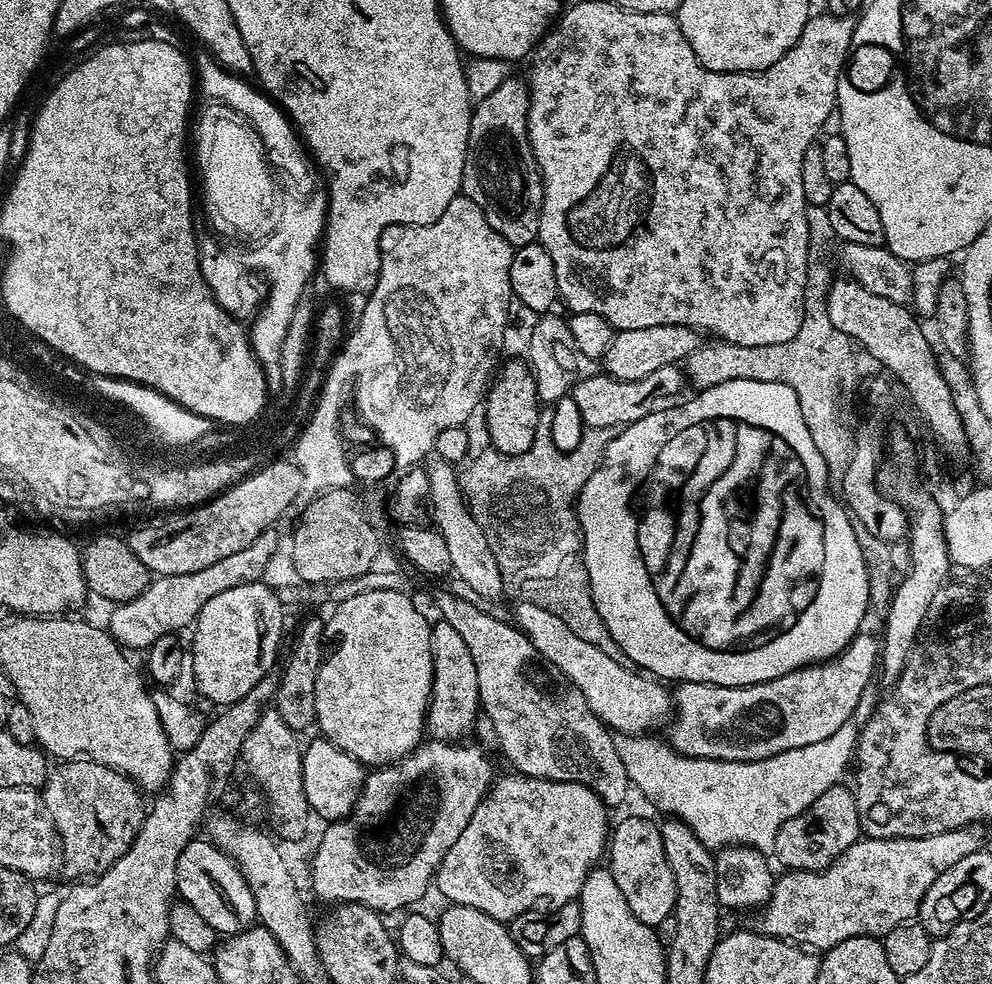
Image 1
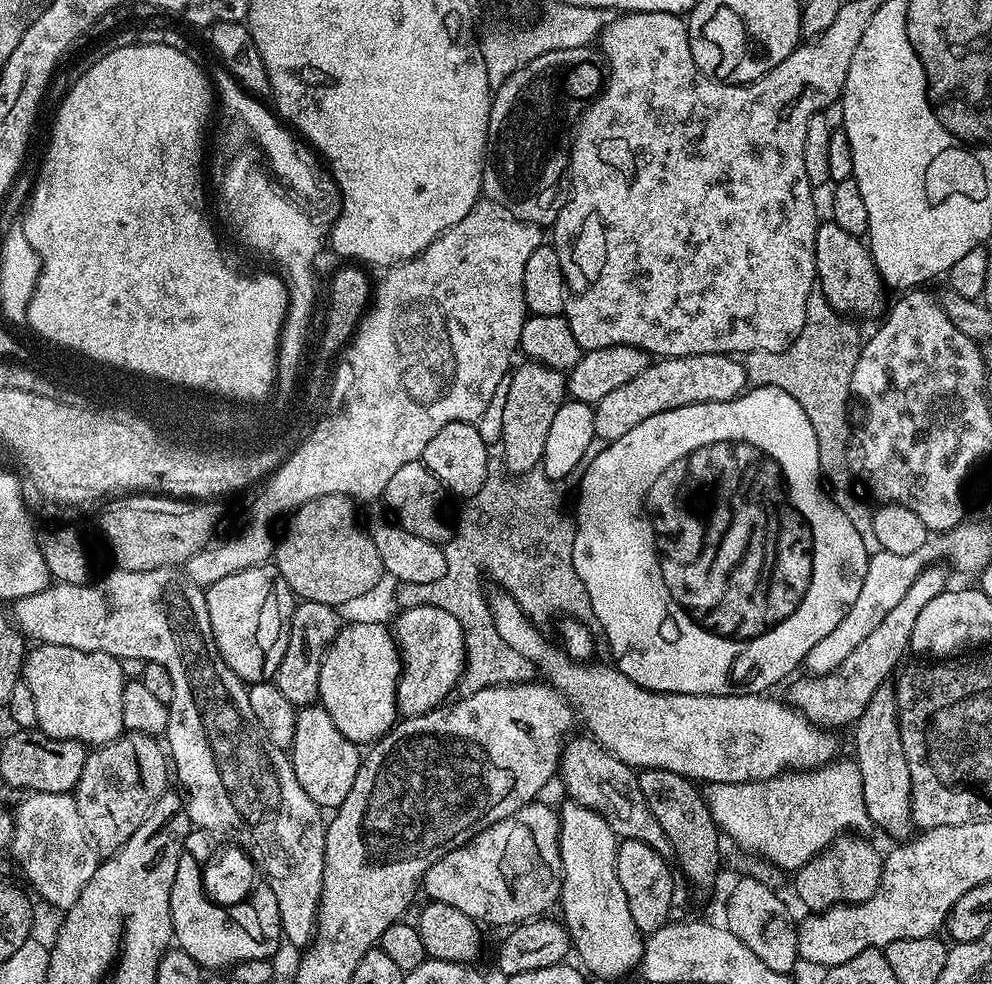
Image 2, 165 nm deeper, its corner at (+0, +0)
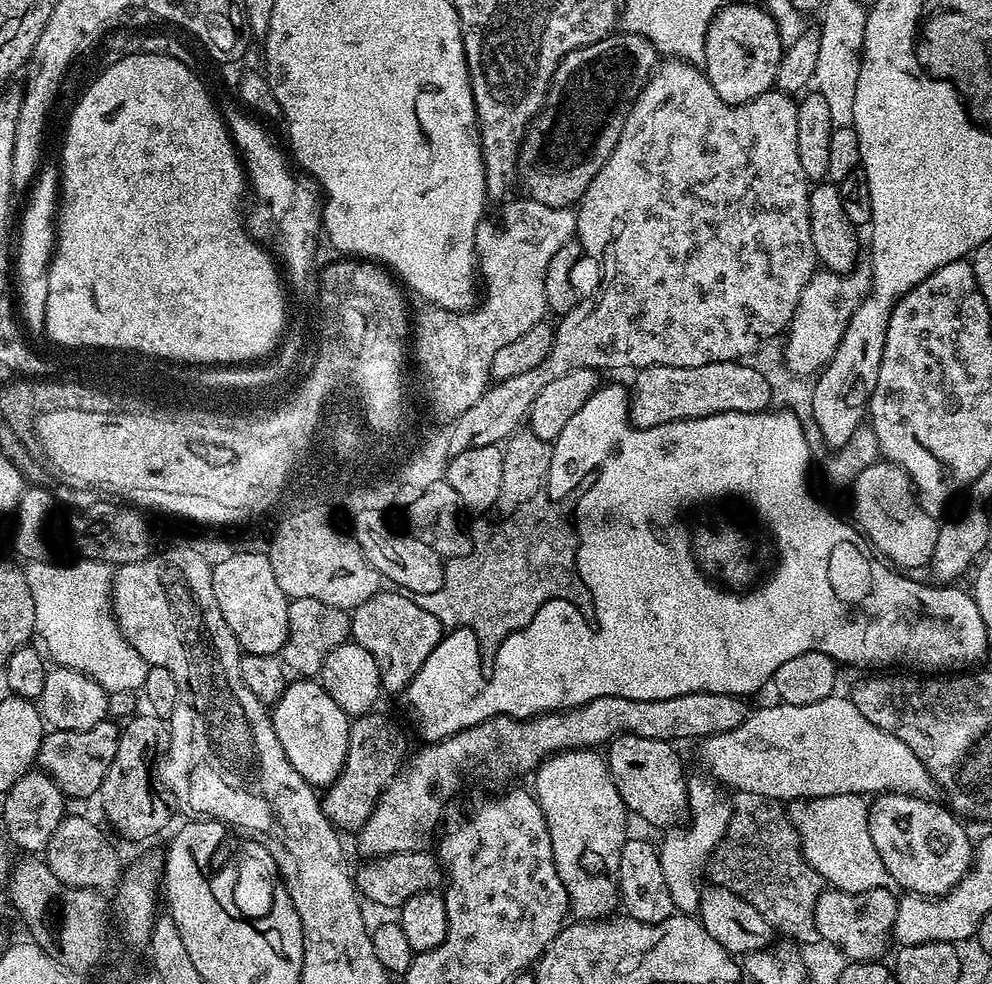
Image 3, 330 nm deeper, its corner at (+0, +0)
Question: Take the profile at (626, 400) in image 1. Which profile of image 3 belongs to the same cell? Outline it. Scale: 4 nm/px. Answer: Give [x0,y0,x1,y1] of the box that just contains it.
[628,360,774,429]

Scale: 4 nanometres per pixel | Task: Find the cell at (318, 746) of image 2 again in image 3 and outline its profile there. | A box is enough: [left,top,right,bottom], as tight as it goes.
[270,678,350,790]

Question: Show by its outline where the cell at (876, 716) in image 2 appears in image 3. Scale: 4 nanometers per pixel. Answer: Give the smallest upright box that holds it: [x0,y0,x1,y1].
[868,792,974,898]

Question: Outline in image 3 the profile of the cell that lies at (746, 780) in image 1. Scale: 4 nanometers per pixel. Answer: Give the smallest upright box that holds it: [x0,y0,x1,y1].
[790,794,892,892]

